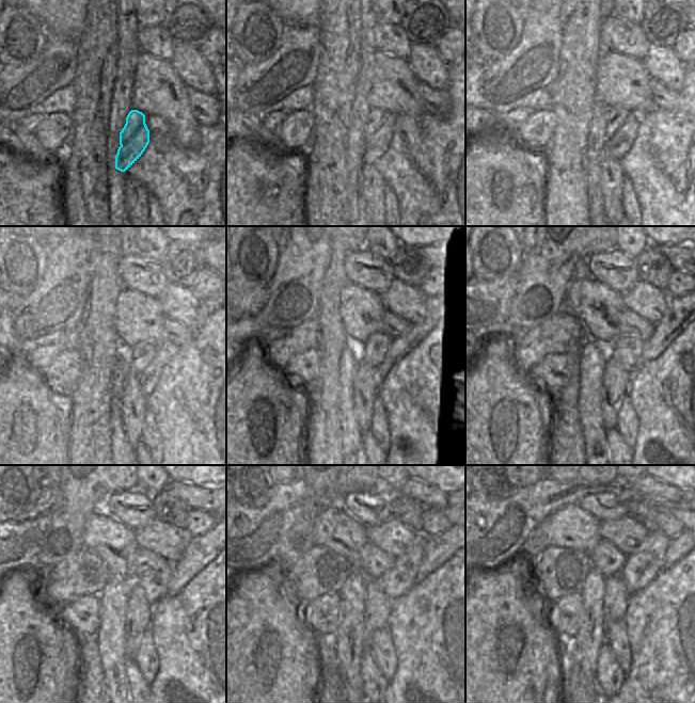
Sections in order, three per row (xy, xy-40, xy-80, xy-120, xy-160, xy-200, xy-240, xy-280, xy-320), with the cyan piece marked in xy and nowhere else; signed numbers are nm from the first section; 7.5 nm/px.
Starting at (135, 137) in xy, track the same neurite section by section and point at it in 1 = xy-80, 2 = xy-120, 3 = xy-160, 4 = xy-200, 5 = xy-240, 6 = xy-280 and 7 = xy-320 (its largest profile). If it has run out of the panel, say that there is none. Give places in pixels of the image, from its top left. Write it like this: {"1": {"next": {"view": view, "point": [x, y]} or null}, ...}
{"1": {"next": {"view": "xy-80", "point": [621, 125]}}, "2": {"next": {"view": "xy-120", "point": [147, 358]}}, "3": {"next": {"view": "xy-160", "point": [382, 352]}}, "4": {"next": {"view": "xy-200", "point": [627, 350]}}, "5": {"next": {"view": "xy-240", "point": [154, 586]}}, "6": {"next": {"view": "xy-280", "point": [395, 581]}}, "7": {"next": {"view": "xy-320", "point": [640, 569]}}}

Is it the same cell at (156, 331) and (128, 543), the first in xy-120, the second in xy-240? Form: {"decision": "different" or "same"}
{"decision": "same"}

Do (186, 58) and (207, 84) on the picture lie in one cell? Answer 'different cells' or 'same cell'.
same cell

